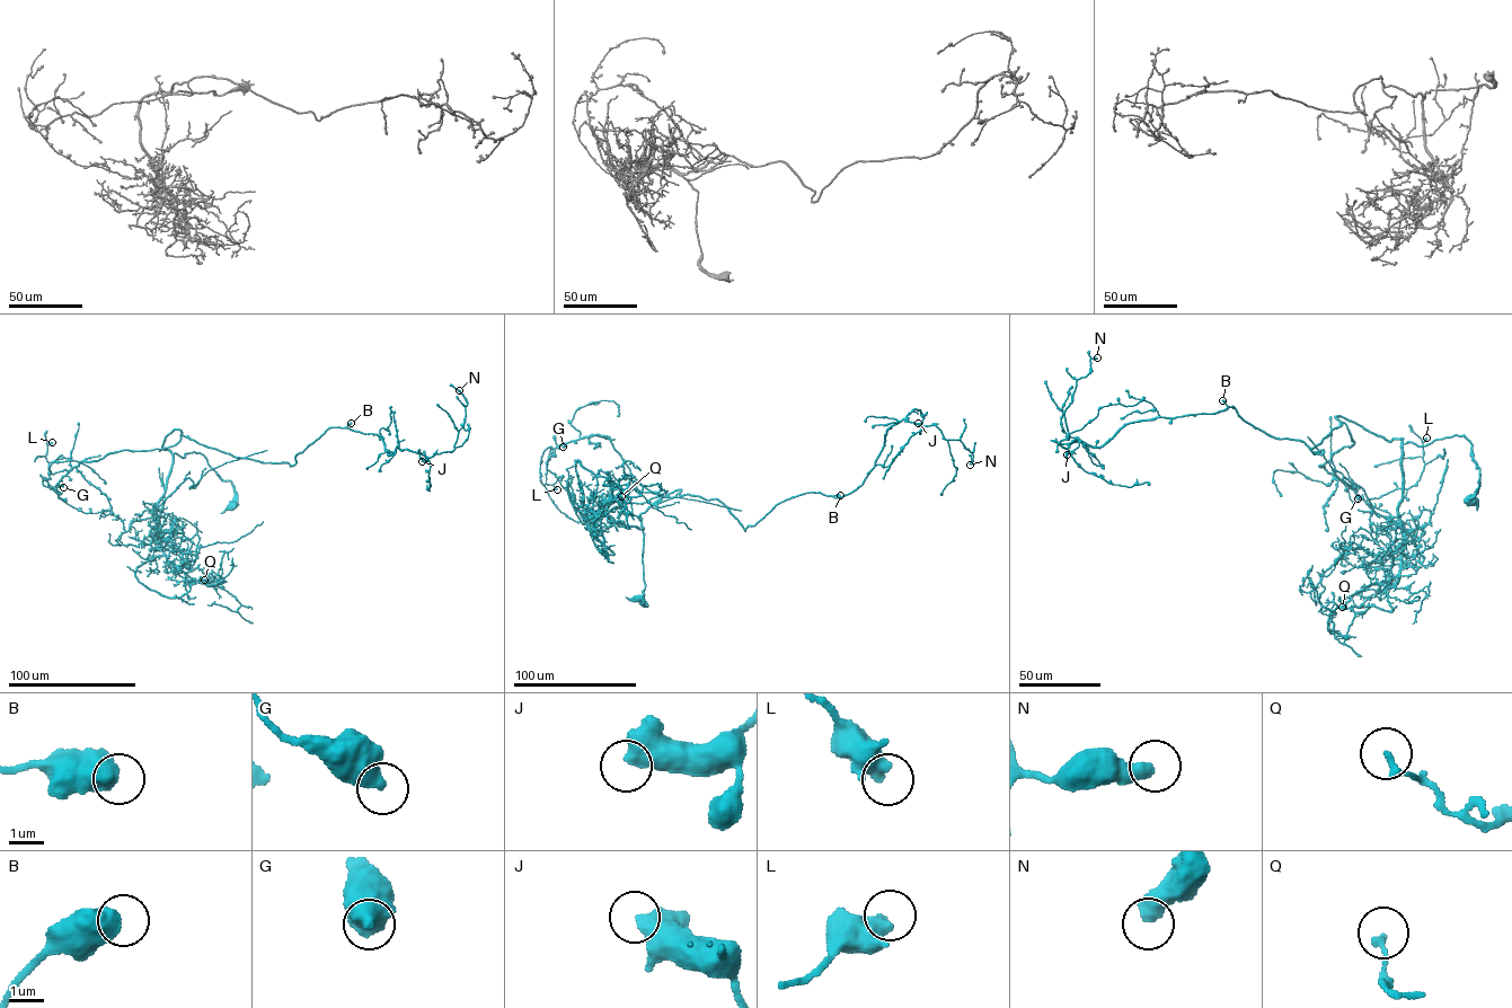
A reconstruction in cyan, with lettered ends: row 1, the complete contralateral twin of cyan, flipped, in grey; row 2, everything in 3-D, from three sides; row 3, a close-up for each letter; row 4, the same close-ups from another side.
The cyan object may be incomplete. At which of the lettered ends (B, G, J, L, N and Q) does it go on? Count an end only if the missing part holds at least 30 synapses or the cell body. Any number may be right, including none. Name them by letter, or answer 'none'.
none

